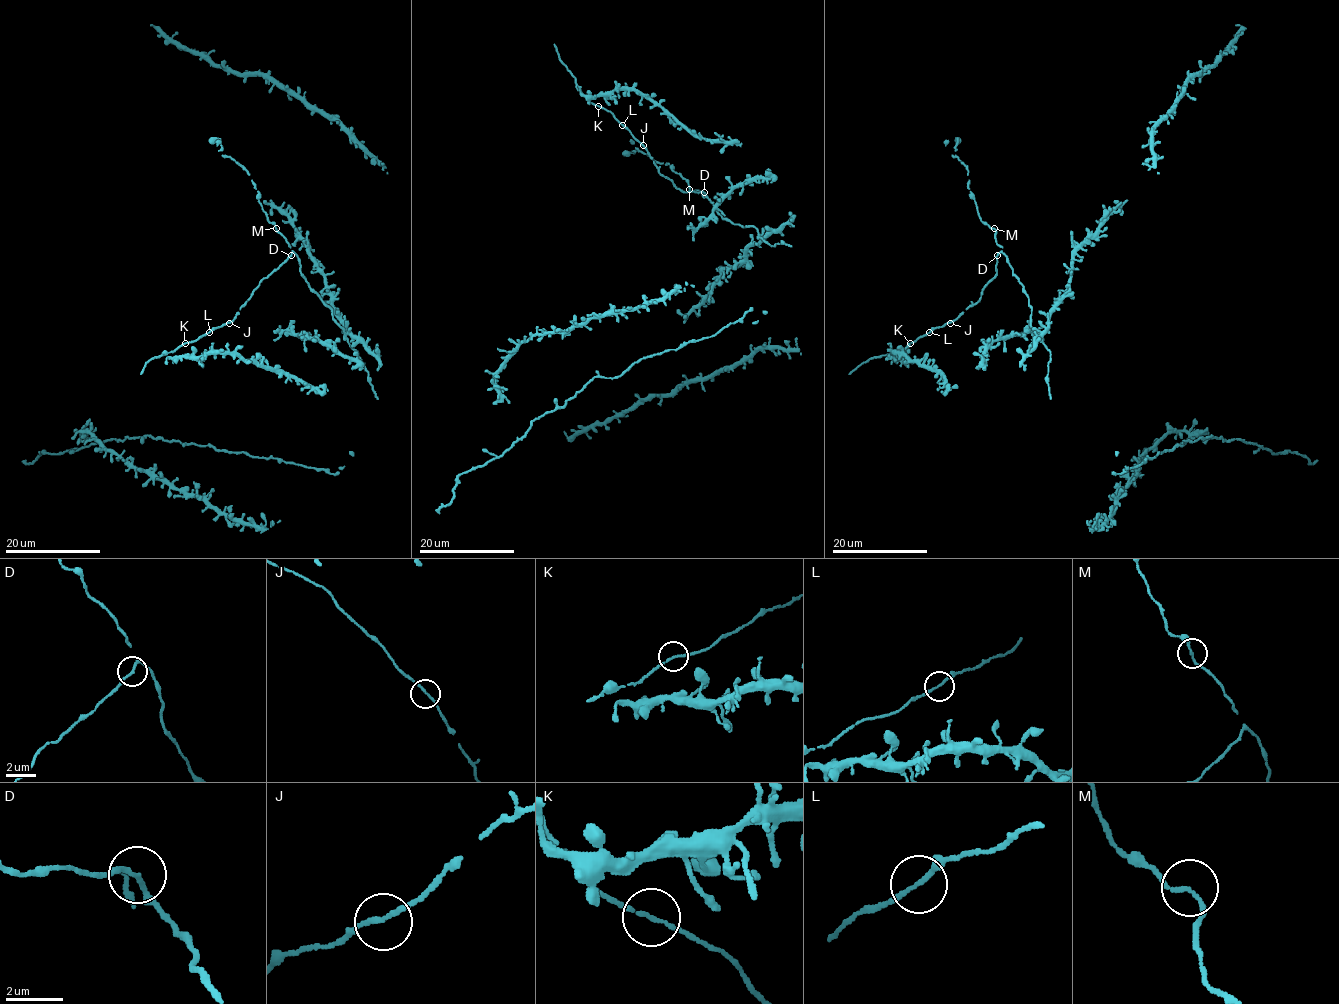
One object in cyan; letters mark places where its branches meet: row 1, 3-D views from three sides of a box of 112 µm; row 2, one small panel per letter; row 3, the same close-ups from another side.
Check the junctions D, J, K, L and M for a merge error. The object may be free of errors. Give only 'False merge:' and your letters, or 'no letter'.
False merge: no letter

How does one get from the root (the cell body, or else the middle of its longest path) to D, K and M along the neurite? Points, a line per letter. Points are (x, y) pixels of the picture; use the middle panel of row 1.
D: (790, 247), (784, 243), (770, 245), (753, 226), (741, 226), (723, 219), (705, 192)
K: (790, 247), (770, 245), (753, 226), (723, 219), (703, 192), (677, 188), (658, 172), (632, 134), (598, 105)
M: (790, 247), (784, 243), (767, 244), (753, 226), (741, 226), (723, 219), (700, 191), (689, 190)

